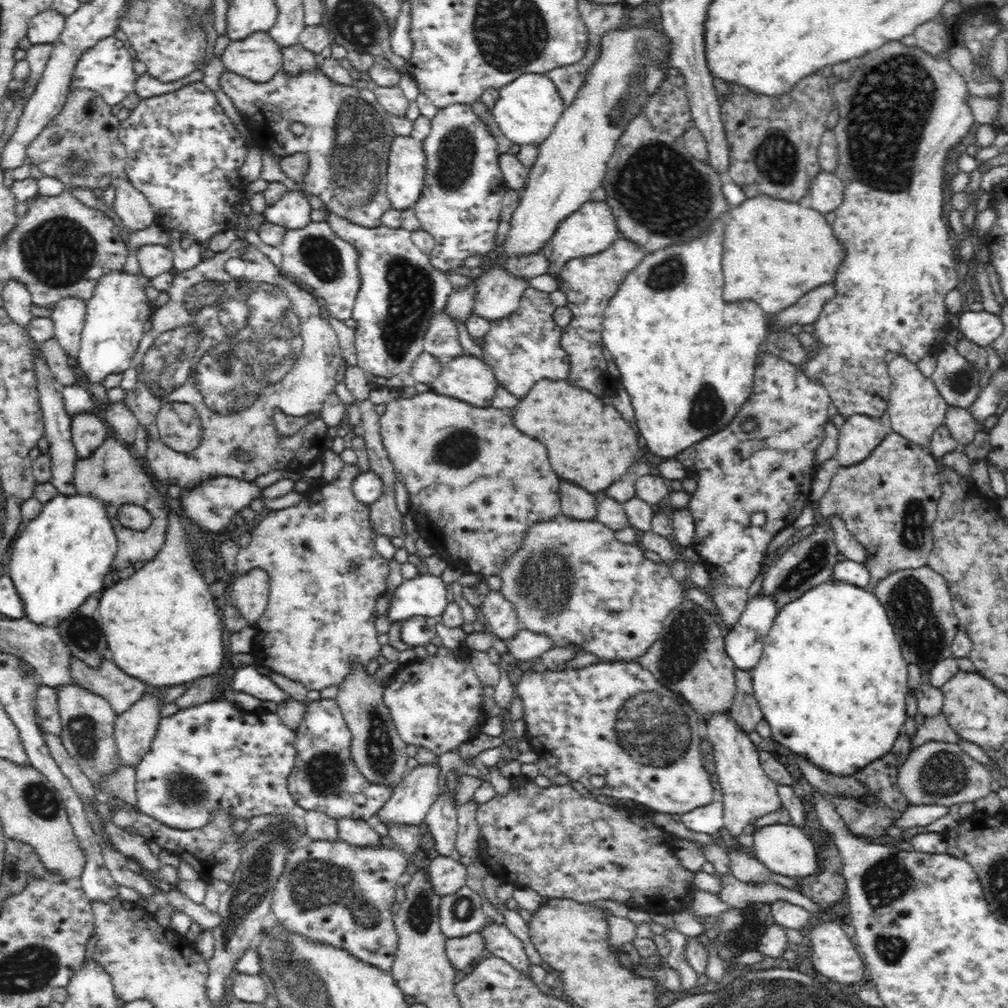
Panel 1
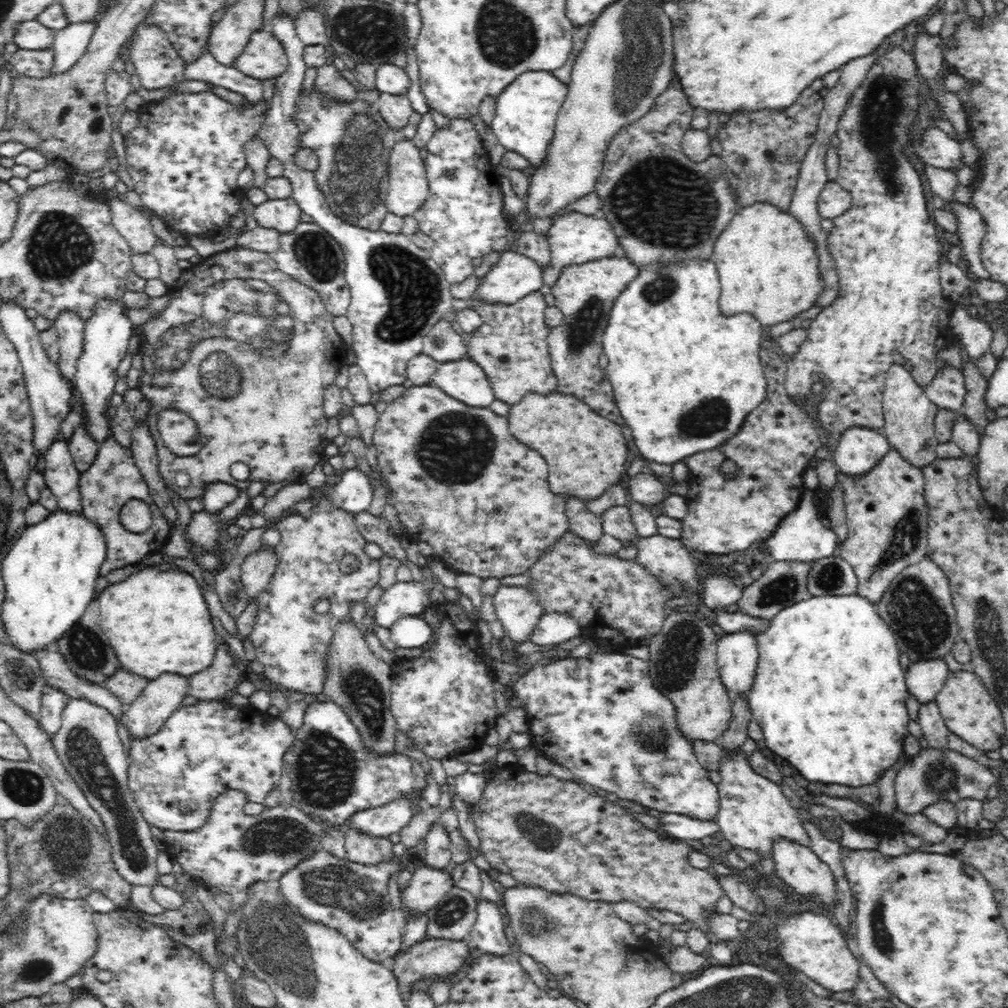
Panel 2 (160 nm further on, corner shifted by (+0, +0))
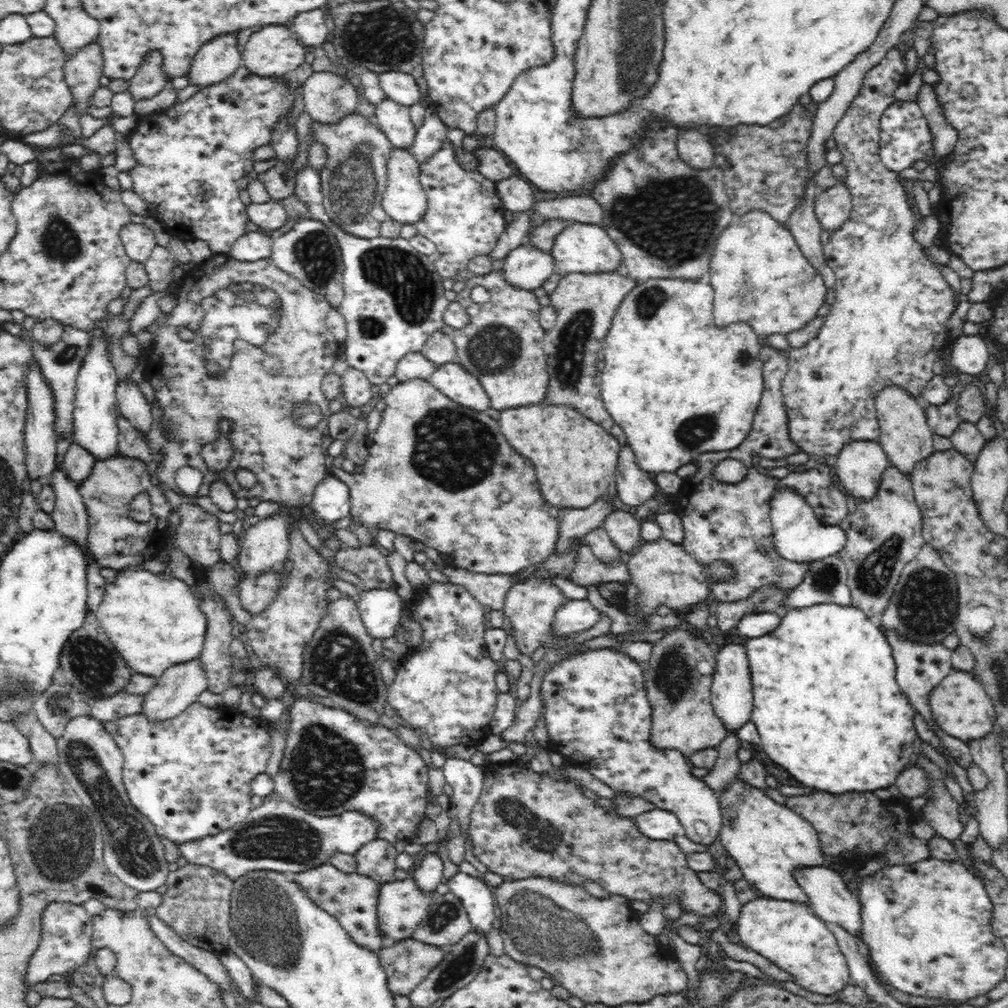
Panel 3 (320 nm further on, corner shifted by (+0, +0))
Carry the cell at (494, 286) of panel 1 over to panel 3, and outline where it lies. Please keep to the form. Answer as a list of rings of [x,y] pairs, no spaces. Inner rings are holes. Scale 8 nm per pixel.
[[[525,242],[505,256],[505,265],[501,270],[504,279],[512,286],[533,291],[553,274],[554,259],[551,251],[540,251]]]

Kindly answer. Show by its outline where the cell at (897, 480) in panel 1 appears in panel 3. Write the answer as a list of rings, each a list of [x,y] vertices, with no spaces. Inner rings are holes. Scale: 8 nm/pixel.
[[[889,465],[884,470],[874,498],[857,500],[857,503],[856,510],[848,514],[851,525],[845,530],[846,544],[838,556],[847,566],[851,604],[864,609],[871,618],[876,619],[886,610],[890,598],[895,594],[902,569],[917,558],[925,544],[923,518],[908,473],[902,472],[896,465]]]

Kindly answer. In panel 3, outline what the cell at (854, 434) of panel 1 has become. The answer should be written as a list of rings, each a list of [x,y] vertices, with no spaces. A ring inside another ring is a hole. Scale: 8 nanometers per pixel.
[[[849,440],[837,454],[835,469],[842,489],[856,500],[874,498],[889,459],[879,440]]]

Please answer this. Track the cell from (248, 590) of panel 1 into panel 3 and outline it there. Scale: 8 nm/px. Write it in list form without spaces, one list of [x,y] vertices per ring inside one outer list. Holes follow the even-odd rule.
[[[276,514],[261,518],[254,525],[246,525],[234,563],[241,576],[259,575],[273,568],[283,568],[290,550],[286,528],[291,519],[289,514]]]

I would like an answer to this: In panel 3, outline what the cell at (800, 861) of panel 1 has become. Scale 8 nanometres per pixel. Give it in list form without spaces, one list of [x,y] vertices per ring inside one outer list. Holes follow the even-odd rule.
[[[800,866],[796,870],[792,870],[791,877],[796,884],[802,888],[803,894],[807,896],[807,902],[810,904],[811,911],[822,921],[833,923],[844,927],[846,932],[857,936],[861,928],[862,916],[860,915],[860,904],[856,892],[852,892],[847,885],[844,884],[841,876],[828,866]]]

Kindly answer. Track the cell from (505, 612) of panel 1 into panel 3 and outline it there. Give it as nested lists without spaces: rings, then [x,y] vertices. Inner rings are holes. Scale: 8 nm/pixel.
[[[533,577],[525,579],[518,584],[514,584],[506,593],[506,600],[503,601],[502,612],[505,618],[510,620],[512,626],[513,638],[516,640],[516,647],[521,654],[529,656],[534,654],[542,644],[548,642],[550,636],[556,638],[568,638],[569,636],[558,635],[552,629],[552,622],[554,622],[554,614],[558,612],[558,608],[562,604],[570,601],[561,591],[558,586],[552,584],[548,579],[540,579],[540,577]]]

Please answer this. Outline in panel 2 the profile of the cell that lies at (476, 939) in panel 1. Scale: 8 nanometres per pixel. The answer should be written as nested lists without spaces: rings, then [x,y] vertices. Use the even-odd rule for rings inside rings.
[[[426,939],[408,952],[398,951],[394,958],[394,968],[398,985],[410,988],[416,980],[428,975],[450,976],[464,966],[468,956],[468,946],[464,942],[448,939]]]

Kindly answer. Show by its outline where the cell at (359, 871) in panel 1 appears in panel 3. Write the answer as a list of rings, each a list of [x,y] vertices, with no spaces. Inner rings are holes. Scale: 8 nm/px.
[[[330,863],[306,869],[292,876],[292,879],[316,907],[328,912],[339,921],[344,931],[358,946],[377,954],[388,945],[385,940],[386,935],[382,931],[383,926],[381,926],[381,916],[379,916],[377,905],[383,887],[381,882],[357,873],[342,873]]]

